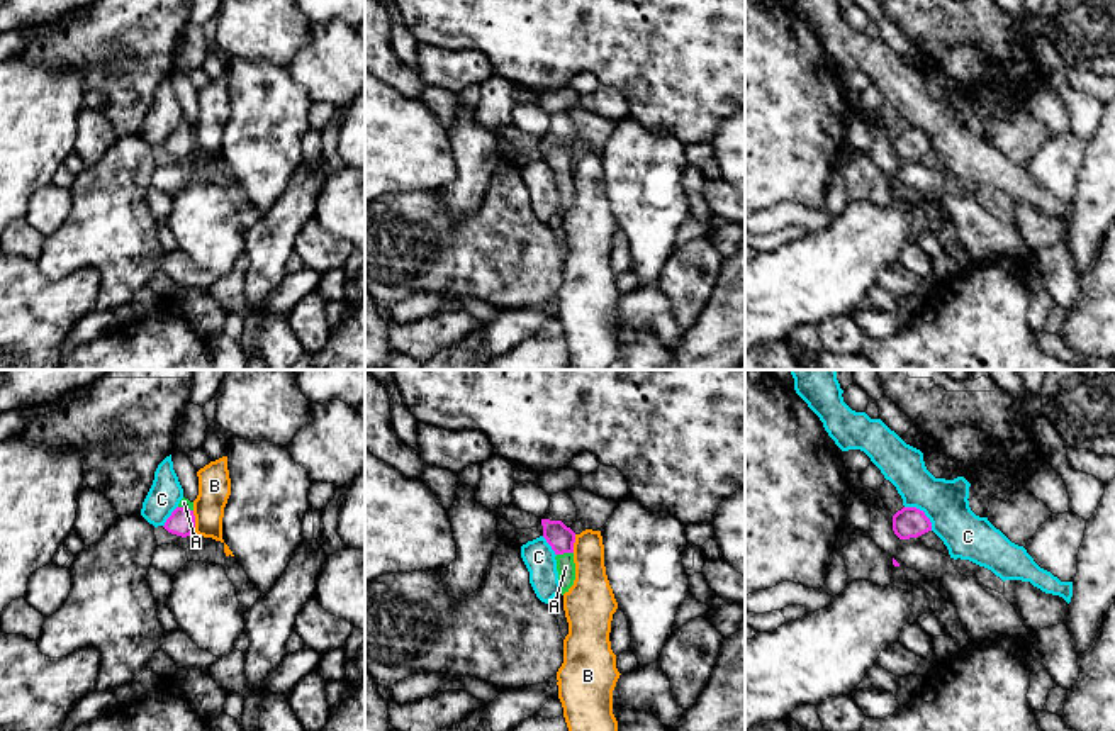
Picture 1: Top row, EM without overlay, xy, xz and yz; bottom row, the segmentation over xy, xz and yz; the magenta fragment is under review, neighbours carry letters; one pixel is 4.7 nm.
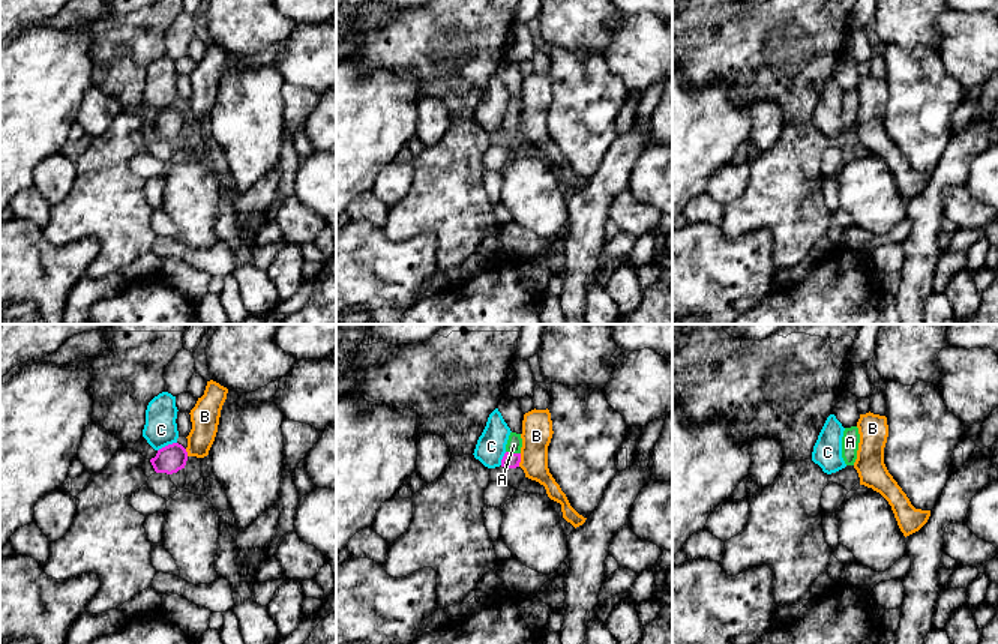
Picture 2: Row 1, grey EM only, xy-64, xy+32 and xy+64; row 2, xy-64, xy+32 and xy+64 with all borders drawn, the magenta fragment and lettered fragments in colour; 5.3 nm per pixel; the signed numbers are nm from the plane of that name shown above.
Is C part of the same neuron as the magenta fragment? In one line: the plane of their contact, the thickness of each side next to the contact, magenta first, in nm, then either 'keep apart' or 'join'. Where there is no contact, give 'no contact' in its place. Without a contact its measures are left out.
meets magenta in yz; 140 nm thick on the magenta side, 220 nm on the other; keep apart

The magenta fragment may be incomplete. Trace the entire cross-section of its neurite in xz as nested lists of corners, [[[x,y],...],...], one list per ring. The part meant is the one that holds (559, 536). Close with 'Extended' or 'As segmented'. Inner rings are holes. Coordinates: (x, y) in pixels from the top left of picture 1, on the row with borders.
[[[541,519],[543,538],[555,551],[557,572],[560,582],[560,594],[563,595],[574,585],[575,563],[574,563],[574,543],[575,533],[562,521]]]. Extended

